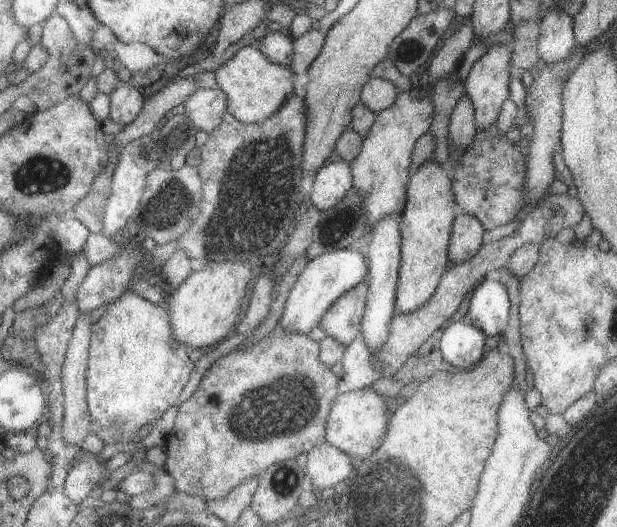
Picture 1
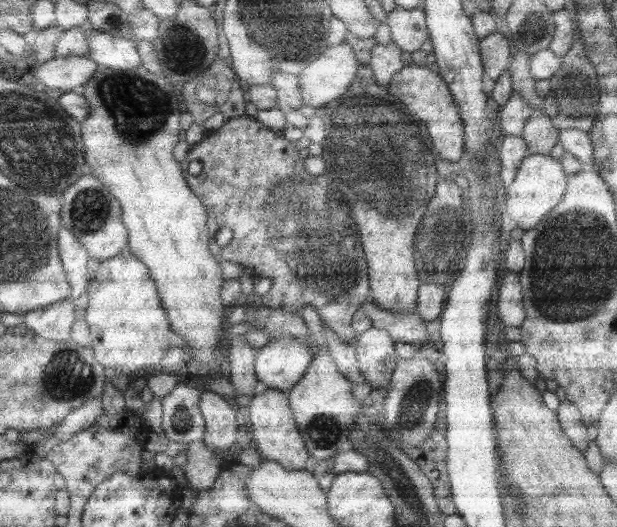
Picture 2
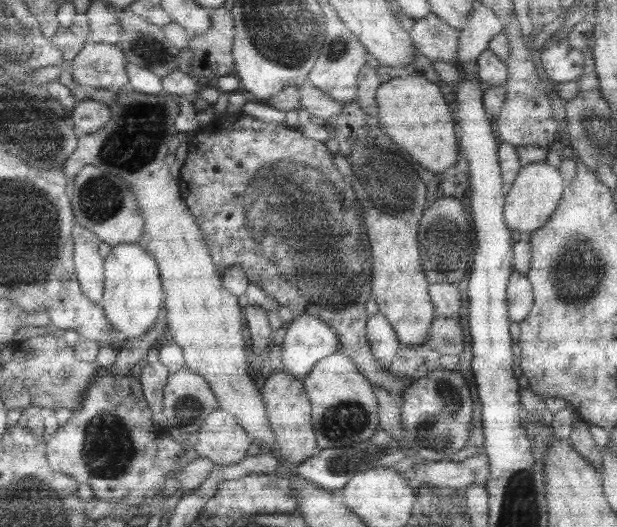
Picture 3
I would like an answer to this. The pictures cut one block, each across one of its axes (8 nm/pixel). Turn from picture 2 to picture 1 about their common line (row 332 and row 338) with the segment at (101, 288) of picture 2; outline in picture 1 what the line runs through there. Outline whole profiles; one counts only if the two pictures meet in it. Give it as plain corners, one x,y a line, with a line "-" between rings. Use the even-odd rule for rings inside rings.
127,288
91,326
85,374
87,412
91,418
89,428
103,446
121,442
131,448
143,428
155,424
167,408
181,402
179,394
193,372
189,360
193,350
173,338
169,320
165,304
149,304

